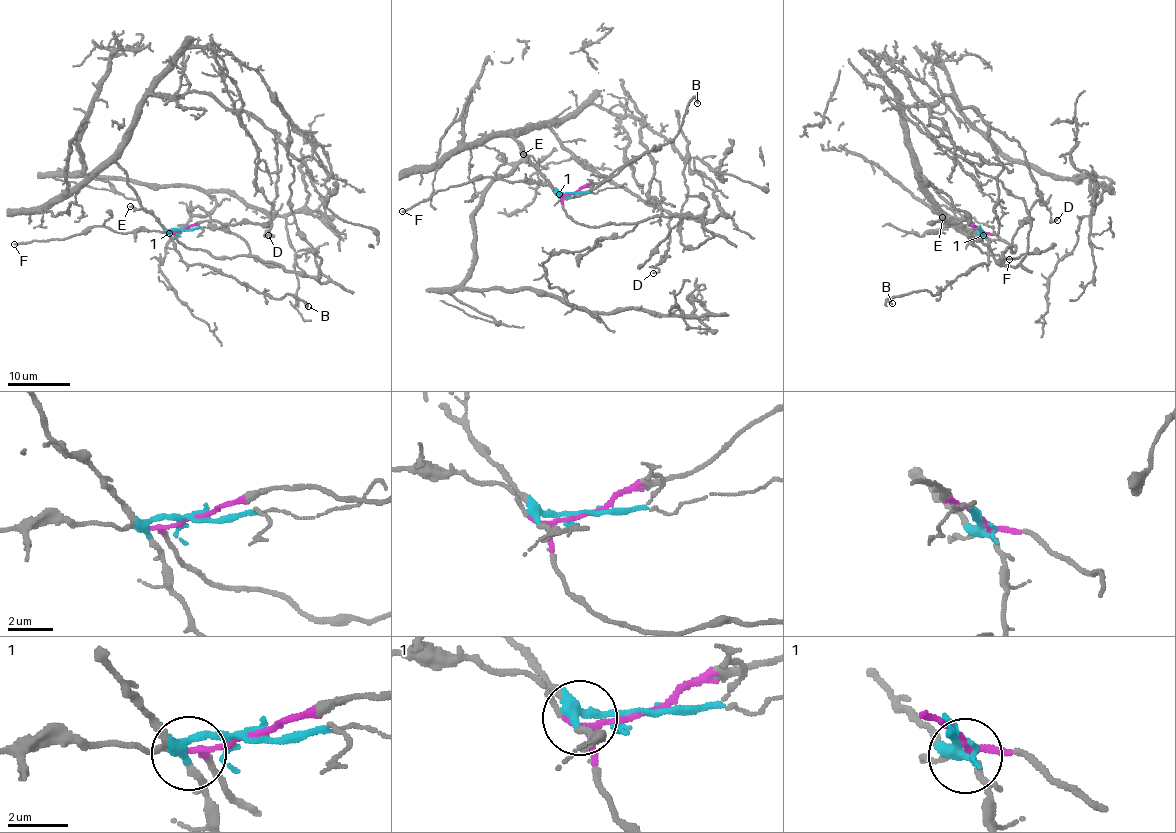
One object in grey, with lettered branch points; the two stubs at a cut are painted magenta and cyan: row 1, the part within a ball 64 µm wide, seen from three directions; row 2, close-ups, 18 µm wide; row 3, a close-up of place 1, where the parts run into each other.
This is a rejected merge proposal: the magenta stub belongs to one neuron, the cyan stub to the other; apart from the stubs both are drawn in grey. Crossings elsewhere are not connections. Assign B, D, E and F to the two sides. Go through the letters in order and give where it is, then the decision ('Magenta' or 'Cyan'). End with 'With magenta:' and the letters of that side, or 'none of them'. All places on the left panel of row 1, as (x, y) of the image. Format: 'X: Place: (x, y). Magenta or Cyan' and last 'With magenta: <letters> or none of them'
B: Place: (308, 306). Cyan
D: Place: (268, 235). Cyan
E: Place: (130, 206). Cyan
F: Place: (14, 244). Magenta
With magenta: F

